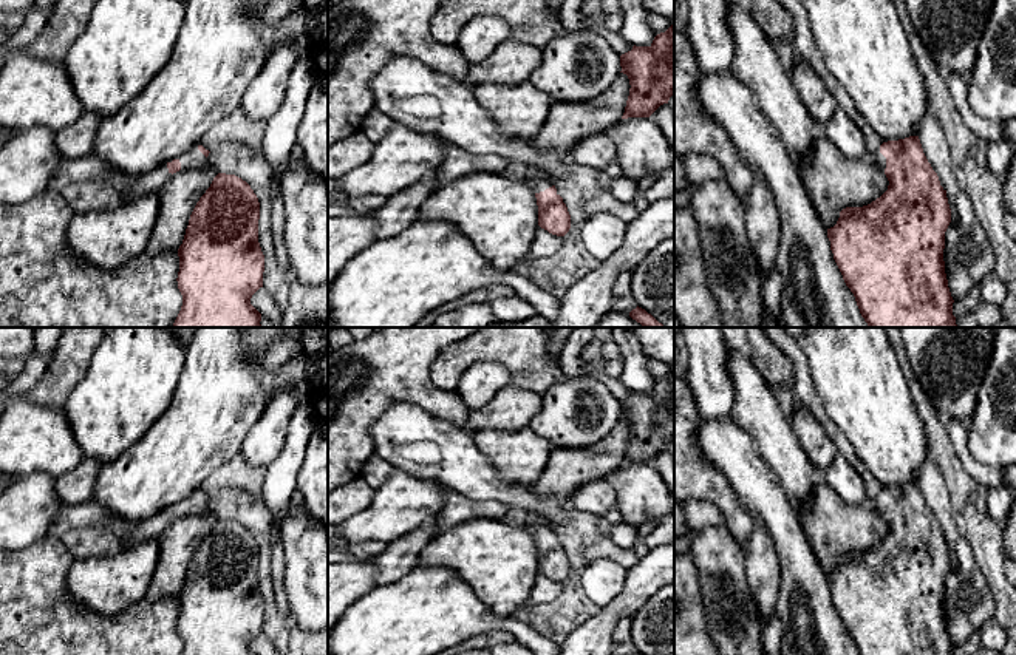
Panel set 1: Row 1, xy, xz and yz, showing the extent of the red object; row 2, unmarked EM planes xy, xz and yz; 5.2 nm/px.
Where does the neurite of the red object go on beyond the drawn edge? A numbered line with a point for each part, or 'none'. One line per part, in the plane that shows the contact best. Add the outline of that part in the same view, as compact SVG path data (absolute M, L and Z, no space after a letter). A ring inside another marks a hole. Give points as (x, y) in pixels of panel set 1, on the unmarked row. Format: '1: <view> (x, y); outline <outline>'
1: xy (88, 515); outline M87 501L62 507L48 528L48 536L63 539L84 528L107 528L122 536L124 550L127 550L144 541L159 539L176 519L172 521L165 508L136 525L130 525L127 521L108 514L97 502Z

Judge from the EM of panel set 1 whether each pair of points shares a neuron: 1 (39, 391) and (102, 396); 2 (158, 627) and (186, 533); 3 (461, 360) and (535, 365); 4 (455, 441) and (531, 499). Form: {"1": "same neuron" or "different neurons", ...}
{"1": "different neurons", "2": "different neurons", "3": "same neuron", "4": "same neuron"}

